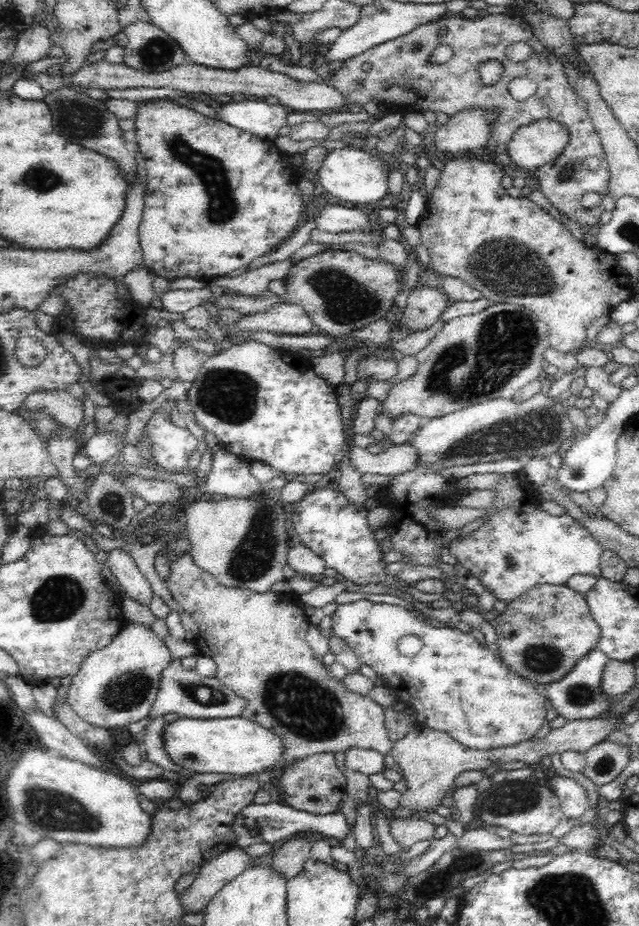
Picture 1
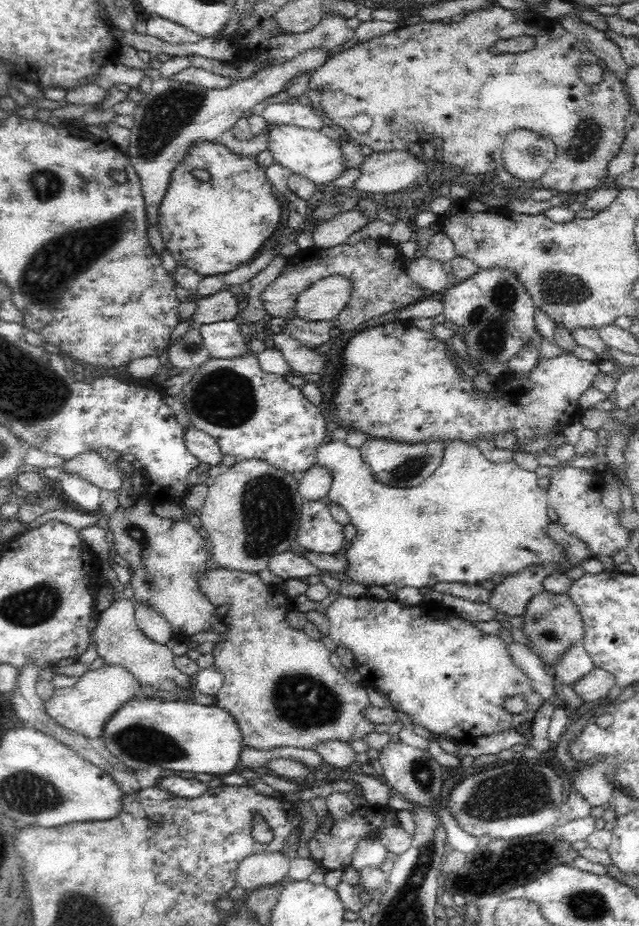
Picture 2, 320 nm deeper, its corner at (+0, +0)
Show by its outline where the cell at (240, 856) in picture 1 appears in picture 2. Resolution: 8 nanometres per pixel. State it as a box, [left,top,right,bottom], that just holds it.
[237,853,290,891]

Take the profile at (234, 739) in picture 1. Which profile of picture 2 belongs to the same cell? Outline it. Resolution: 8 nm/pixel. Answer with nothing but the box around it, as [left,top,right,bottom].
[100,693,244,777]

